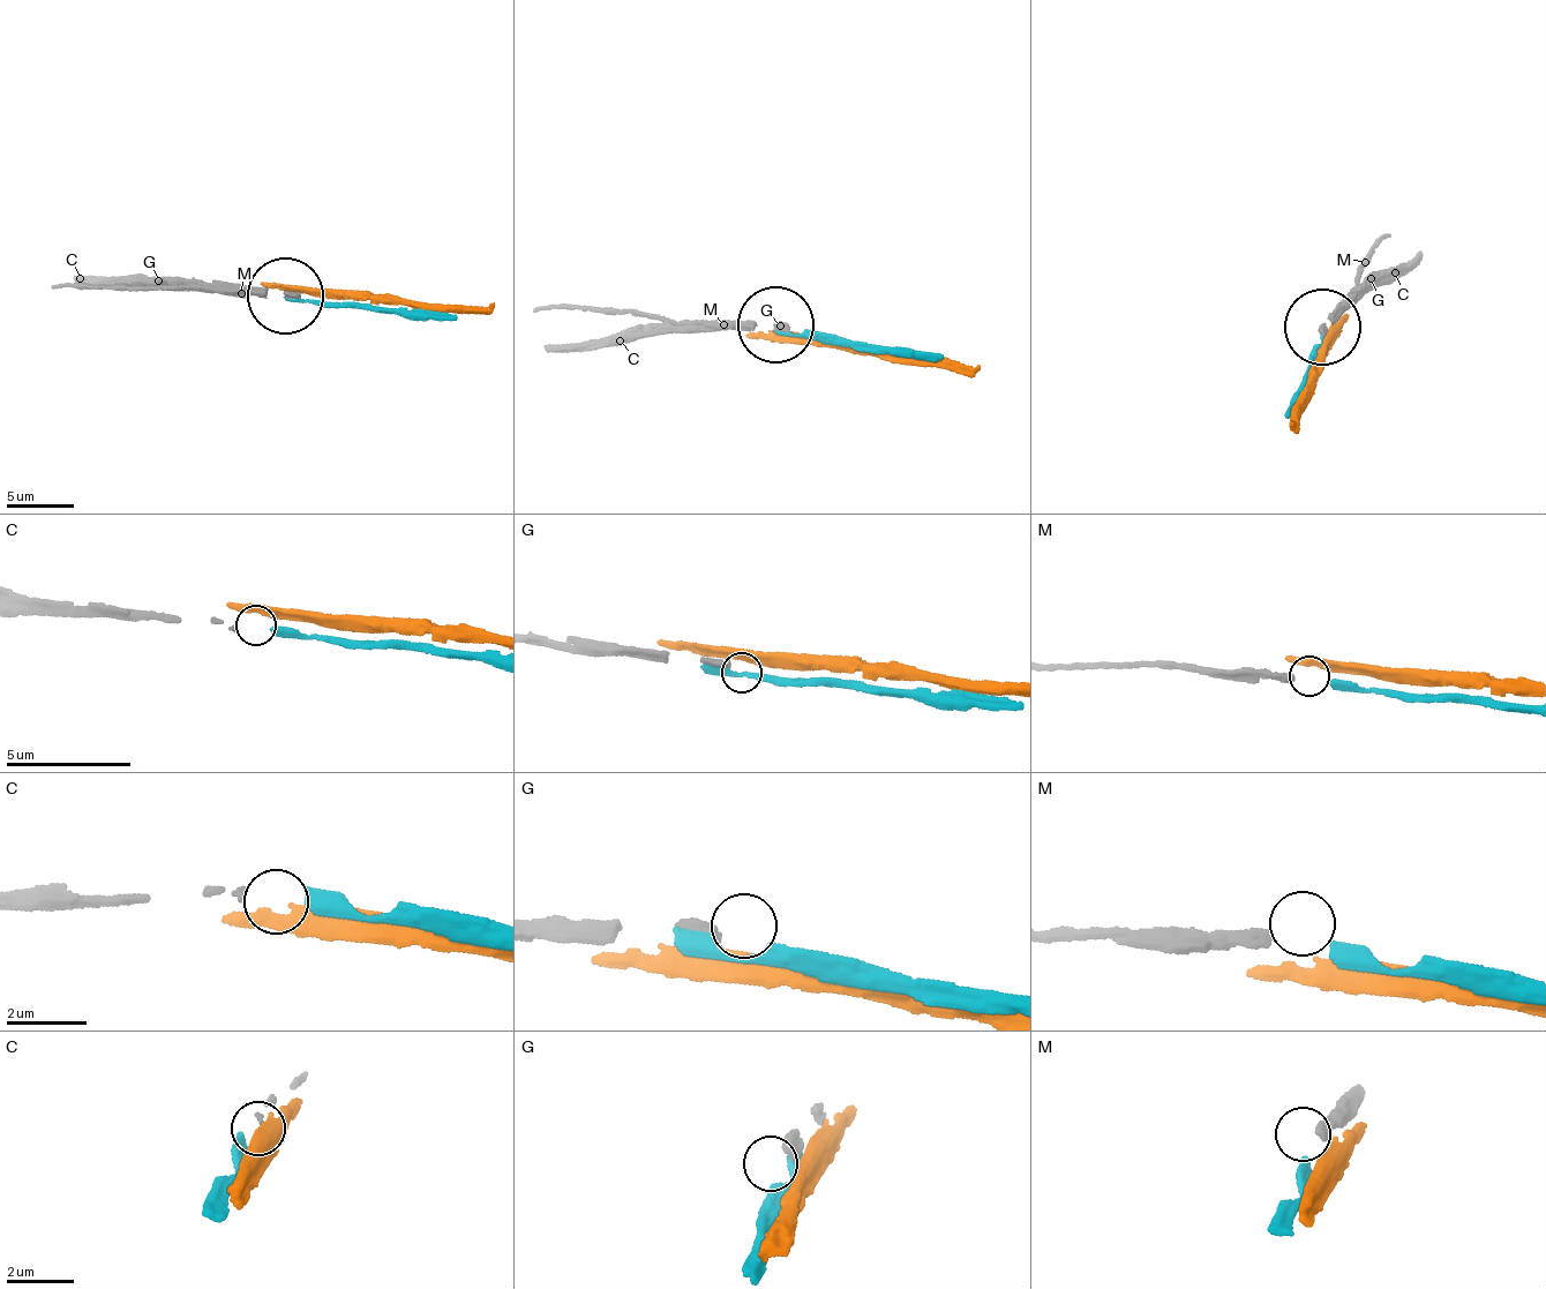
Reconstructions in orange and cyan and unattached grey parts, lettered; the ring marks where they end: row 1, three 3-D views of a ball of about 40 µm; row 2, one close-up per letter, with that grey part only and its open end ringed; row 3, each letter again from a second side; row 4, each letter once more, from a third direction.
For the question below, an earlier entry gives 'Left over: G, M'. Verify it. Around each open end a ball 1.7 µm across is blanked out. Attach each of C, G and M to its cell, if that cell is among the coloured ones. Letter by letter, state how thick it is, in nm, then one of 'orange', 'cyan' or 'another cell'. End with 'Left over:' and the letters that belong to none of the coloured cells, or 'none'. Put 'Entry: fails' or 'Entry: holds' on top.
Entry: holds
C: calibre 110 nm; cyan
G: calibre 360 nm; another cell
M: calibre 280 nm; another cell
Left over: G, M

